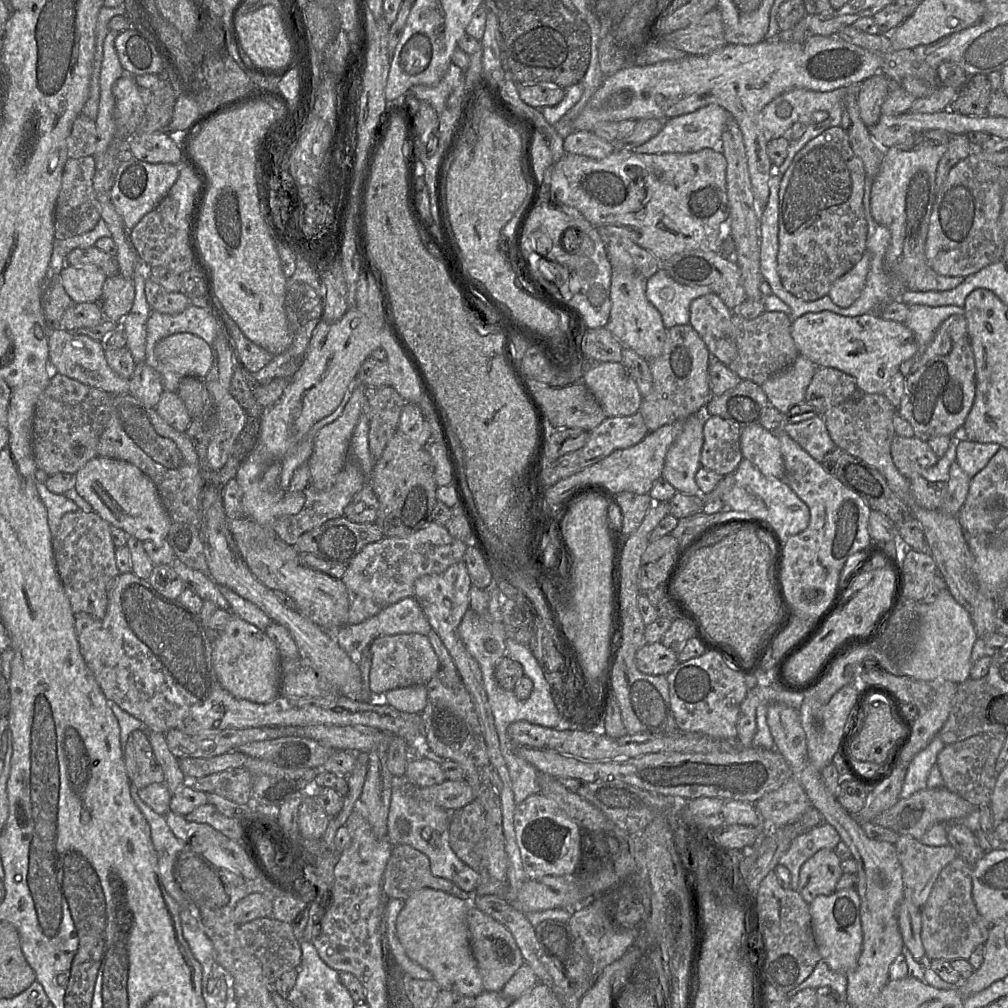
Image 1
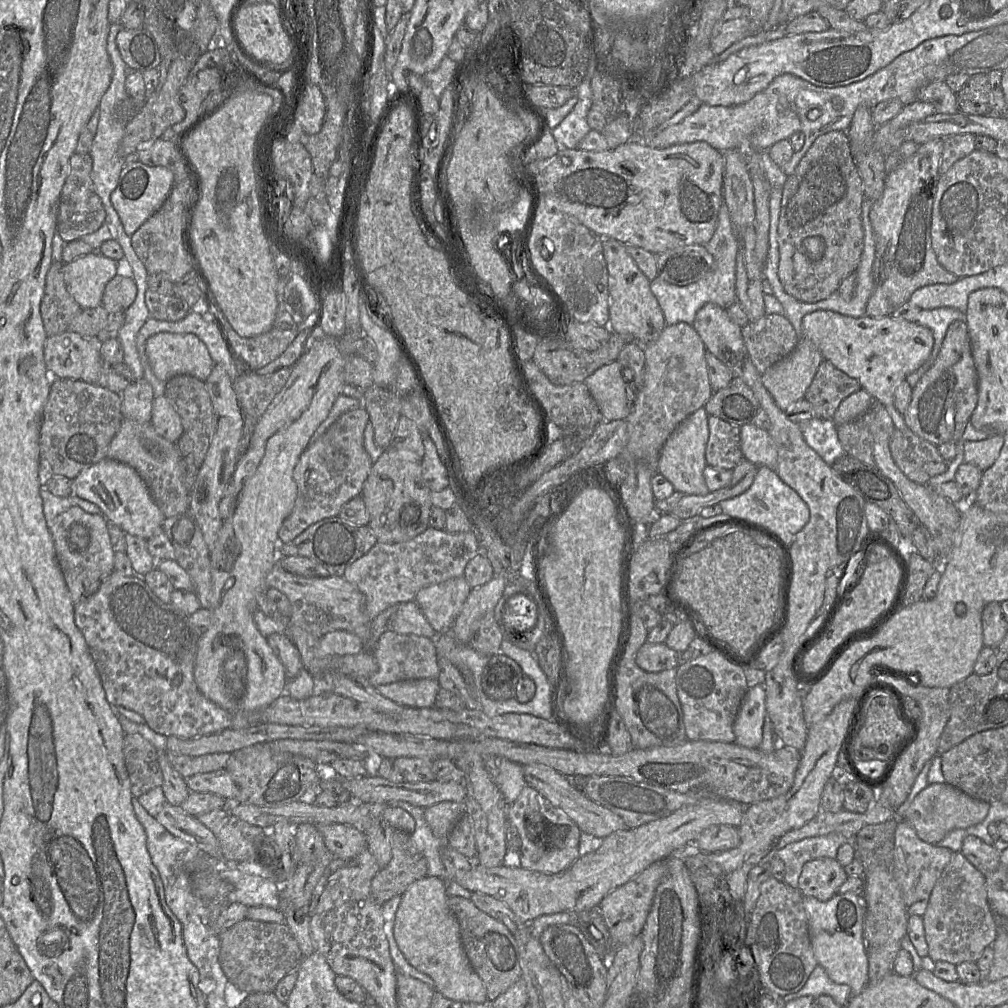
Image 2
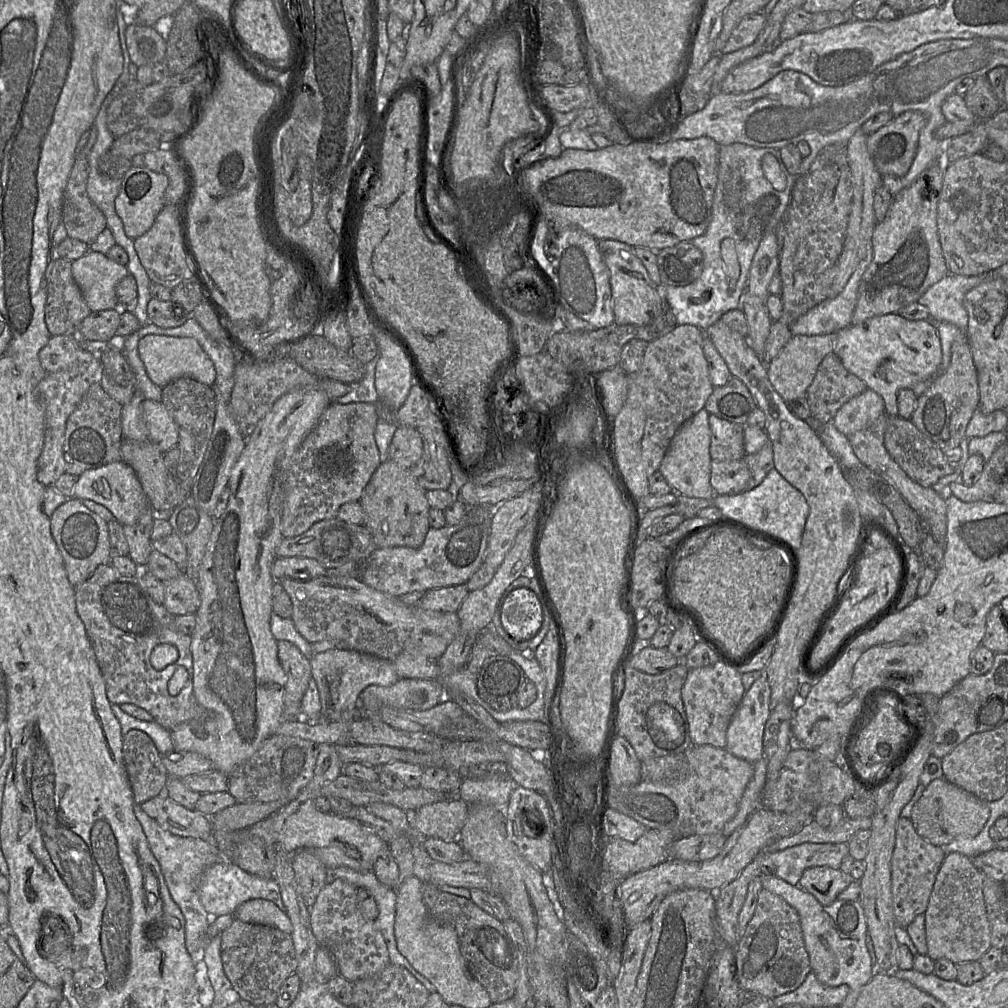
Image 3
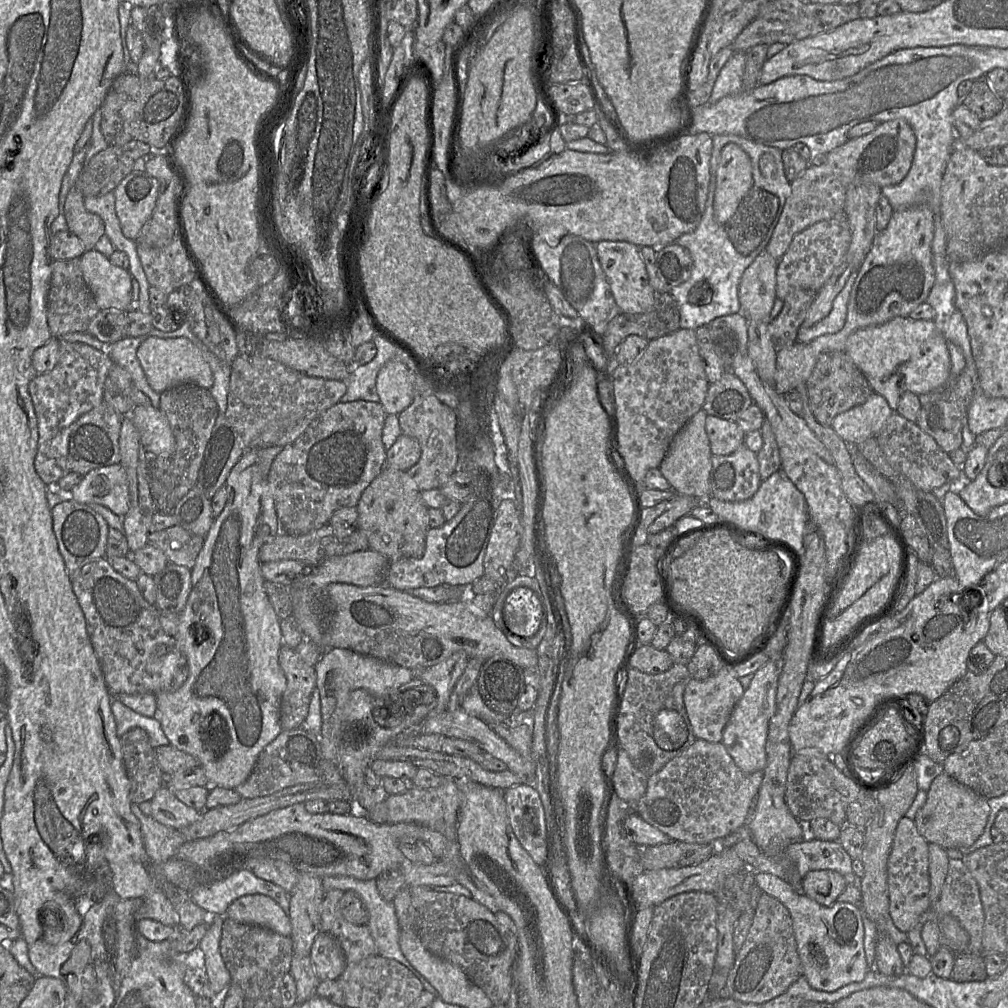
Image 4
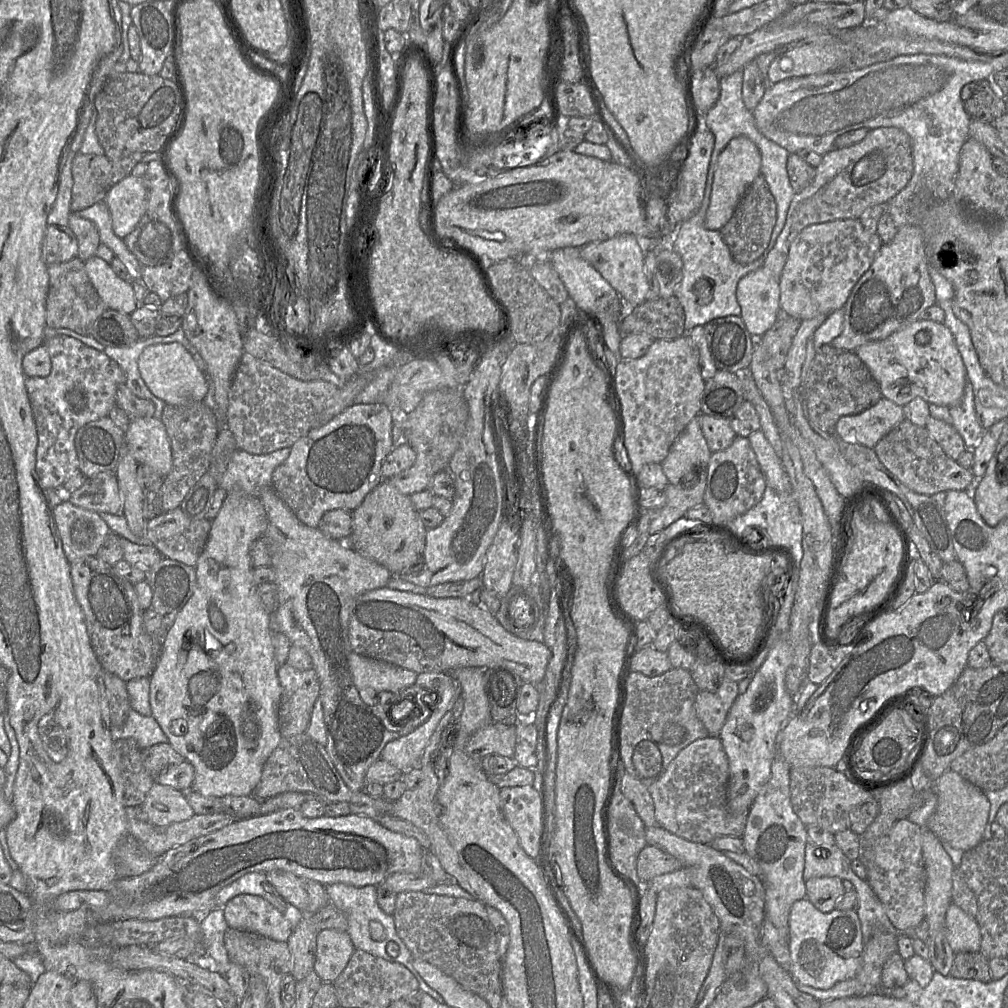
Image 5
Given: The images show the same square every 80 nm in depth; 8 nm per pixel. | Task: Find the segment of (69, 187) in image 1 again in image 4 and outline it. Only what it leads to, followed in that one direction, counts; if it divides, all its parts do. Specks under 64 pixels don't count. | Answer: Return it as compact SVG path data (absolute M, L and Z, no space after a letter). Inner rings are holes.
M76 185L67 195L64 215L68 229L80 239L85 251L93 250L97 241L105 234L105 225L100 216L86 209L84 196Z

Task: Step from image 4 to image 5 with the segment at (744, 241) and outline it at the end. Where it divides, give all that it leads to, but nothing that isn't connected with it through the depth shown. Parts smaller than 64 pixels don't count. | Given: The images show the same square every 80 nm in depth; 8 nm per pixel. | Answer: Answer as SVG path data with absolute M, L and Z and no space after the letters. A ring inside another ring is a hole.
M760 173L742 195L732 217L719 230L733 260L749 264L758 259L766 249L776 222L776 203L765 178Z

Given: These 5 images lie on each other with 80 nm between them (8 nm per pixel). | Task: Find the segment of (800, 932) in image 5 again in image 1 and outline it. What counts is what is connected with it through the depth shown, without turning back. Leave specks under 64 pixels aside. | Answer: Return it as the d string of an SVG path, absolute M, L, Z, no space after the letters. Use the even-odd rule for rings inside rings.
M855 889L819 895L809 904L811 926L818 952L831 970L847 974L856 969L862 951L860 899Z

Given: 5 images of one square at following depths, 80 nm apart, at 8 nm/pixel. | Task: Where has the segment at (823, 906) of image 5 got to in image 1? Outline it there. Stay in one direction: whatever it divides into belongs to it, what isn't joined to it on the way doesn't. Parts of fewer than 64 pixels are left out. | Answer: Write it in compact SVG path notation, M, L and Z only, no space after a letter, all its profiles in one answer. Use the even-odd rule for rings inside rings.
M824 848L801 866L797 892L807 904L816 896L835 892L836 884L843 875L840 863L834 850Z

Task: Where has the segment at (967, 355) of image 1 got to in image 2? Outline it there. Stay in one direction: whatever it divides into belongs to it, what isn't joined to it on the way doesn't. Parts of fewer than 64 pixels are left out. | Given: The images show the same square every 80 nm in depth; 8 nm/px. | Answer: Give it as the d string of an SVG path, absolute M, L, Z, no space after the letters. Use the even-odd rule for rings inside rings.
M956 320L948 326L936 360L912 388L911 401L902 416L914 434L938 446L961 439L976 405L977 372L967 325Z

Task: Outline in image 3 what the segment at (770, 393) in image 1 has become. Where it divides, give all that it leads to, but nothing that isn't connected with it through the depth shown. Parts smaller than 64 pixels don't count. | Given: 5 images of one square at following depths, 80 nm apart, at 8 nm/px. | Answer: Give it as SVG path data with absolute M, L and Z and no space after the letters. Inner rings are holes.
M836 333L793 336L779 354L766 364L771 384L786 403L806 396L806 391L815 377L819 364L827 354L833 352L835 340Z

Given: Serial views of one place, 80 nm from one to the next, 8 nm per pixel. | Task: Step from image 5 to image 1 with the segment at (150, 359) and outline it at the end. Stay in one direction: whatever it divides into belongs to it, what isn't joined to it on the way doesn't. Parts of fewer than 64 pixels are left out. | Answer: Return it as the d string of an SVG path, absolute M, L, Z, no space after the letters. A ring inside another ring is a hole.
M177 333L161 339L154 353L166 369L182 377L204 379L213 363L212 346L191 333Z

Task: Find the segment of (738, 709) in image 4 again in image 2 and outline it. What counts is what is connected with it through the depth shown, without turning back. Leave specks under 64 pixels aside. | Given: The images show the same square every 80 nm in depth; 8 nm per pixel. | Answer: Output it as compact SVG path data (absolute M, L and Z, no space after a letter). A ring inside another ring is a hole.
M764 683L748 689L733 724L735 743L758 749L763 738L763 724L766 711Z

